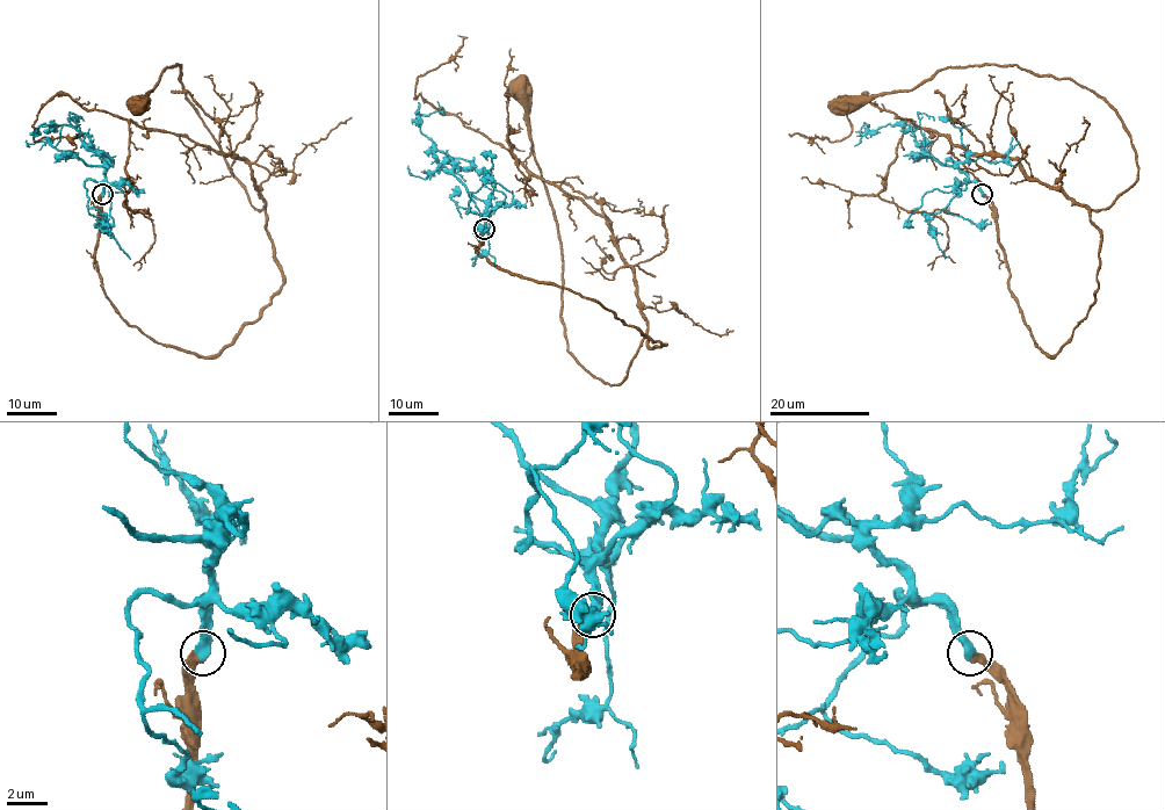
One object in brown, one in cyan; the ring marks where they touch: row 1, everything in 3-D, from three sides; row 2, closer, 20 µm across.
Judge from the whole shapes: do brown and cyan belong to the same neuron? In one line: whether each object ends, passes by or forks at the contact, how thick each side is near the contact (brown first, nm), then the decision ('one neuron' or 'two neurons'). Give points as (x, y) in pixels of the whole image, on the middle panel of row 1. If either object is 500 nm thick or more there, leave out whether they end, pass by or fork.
calibres 400 and 550 nm; one neuron

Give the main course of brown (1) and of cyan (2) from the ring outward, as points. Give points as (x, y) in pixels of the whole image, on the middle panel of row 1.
1: (485, 230), (477, 253), (494, 266), (599, 301), (665, 344), (646, 337), (619, 384), (569, 351), (525, 91)
2: (485, 230), (487, 202), (494, 183), (467, 159), (446, 156), (422, 134), (417, 118), (442, 111), (438, 101)

